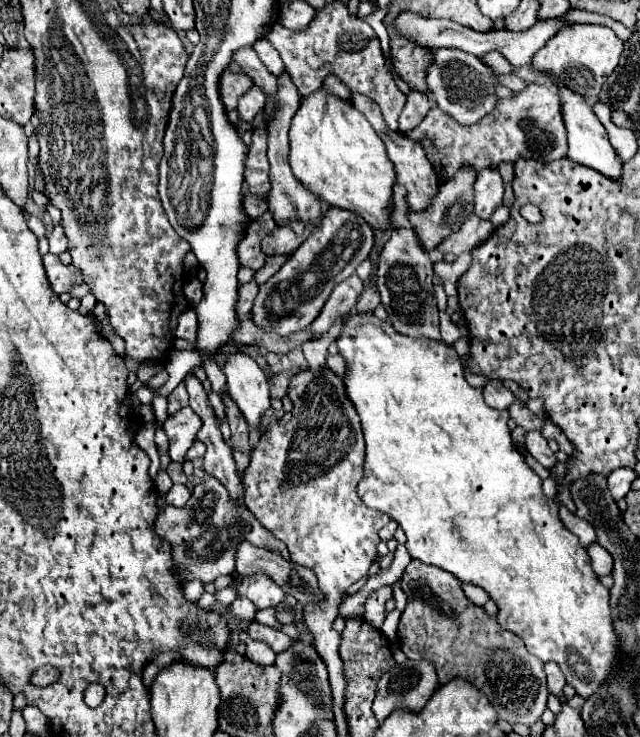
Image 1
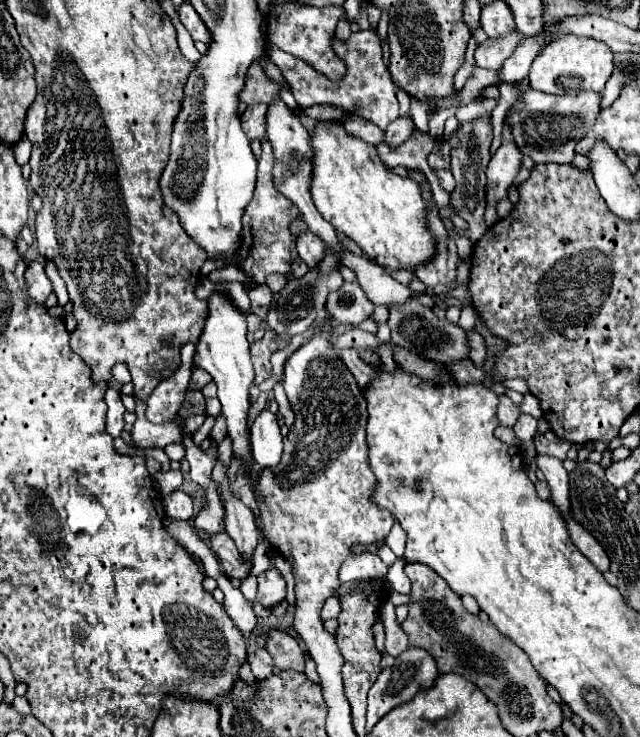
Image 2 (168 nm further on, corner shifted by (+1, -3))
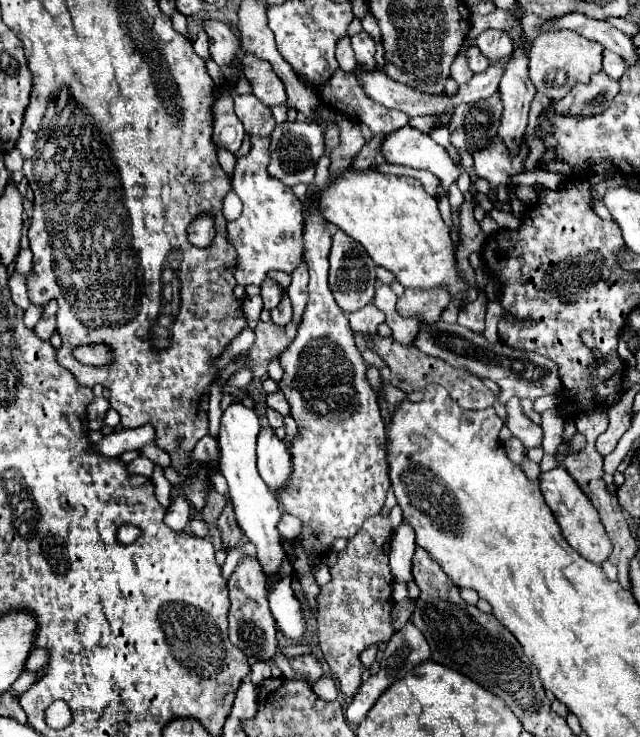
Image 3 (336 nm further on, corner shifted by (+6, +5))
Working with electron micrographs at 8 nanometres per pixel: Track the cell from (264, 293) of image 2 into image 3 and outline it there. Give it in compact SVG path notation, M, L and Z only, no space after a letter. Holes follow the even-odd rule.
M266 278L260 286L260 296L264 300L264 310L272 310L280 302L280 294L282 294L282 288L274 280Z

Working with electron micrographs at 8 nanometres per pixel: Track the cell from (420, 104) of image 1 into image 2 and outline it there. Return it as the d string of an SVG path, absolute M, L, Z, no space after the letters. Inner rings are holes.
M397 118L393 124L389 124L385 128L385 144L391 146L391 148L397 148L401 146L413 132L413 122L407 120L407 118Z

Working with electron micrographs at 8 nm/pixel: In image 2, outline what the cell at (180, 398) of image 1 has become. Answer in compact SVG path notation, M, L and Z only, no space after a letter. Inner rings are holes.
M193 370L191 374L191 382L189 382L189 390L201 390L205 384L209 384L211 378L205 374L205 370Z

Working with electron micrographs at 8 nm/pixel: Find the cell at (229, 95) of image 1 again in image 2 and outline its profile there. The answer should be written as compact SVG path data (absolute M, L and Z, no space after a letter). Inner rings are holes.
M255 60L249 70L247 70L247 82L245 82L245 90L241 92L241 102L245 104L257 104L257 102L273 102L275 98L279 98L281 86L277 82L273 82L261 68L261 64Z

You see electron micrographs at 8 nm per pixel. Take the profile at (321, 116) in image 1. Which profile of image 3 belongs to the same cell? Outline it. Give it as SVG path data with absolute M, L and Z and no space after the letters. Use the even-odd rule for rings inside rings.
M352 166L334 174L334 180L318 192L322 216L360 242L368 256L390 270L404 288L432 288L448 284L450 294L460 298L468 286L456 272L456 256L450 228L444 224L438 202L418 180L408 176L382 174L376 168L356 170Z

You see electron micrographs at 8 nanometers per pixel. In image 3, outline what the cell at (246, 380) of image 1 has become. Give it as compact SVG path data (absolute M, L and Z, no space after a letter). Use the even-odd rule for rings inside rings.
M270 424L260 428L256 452L258 452L258 472L262 480L268 484L272 492L278 492L290 478L292 464L286 444L274 434L274 428Z

